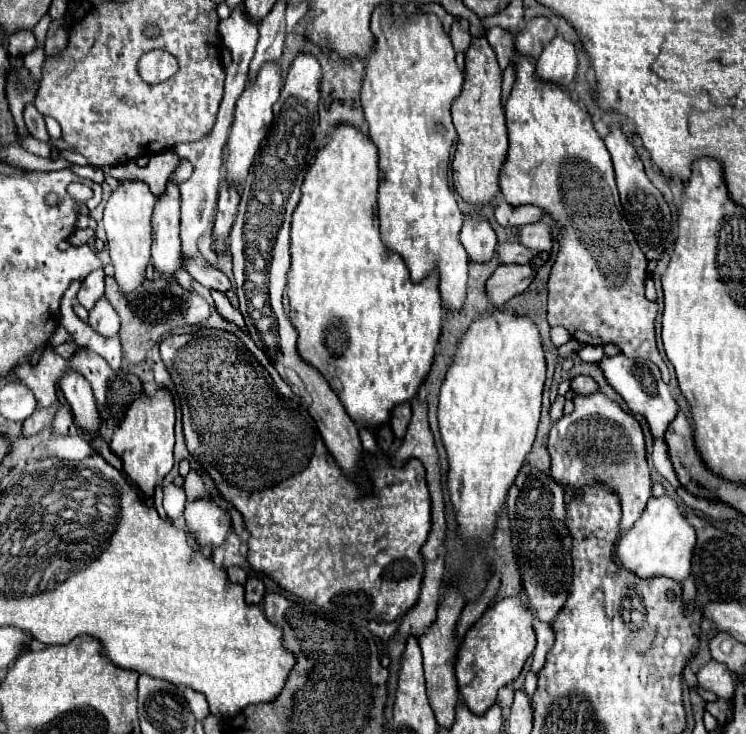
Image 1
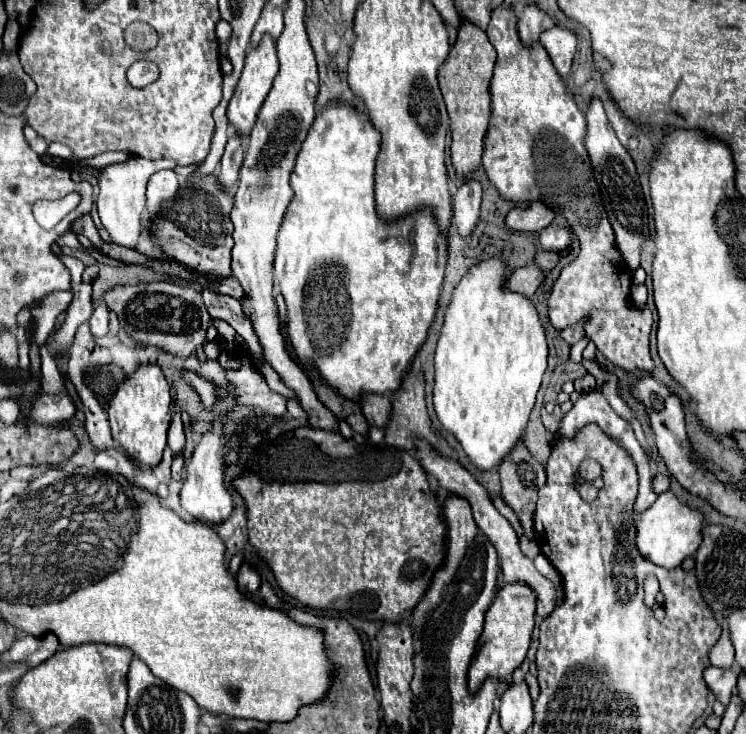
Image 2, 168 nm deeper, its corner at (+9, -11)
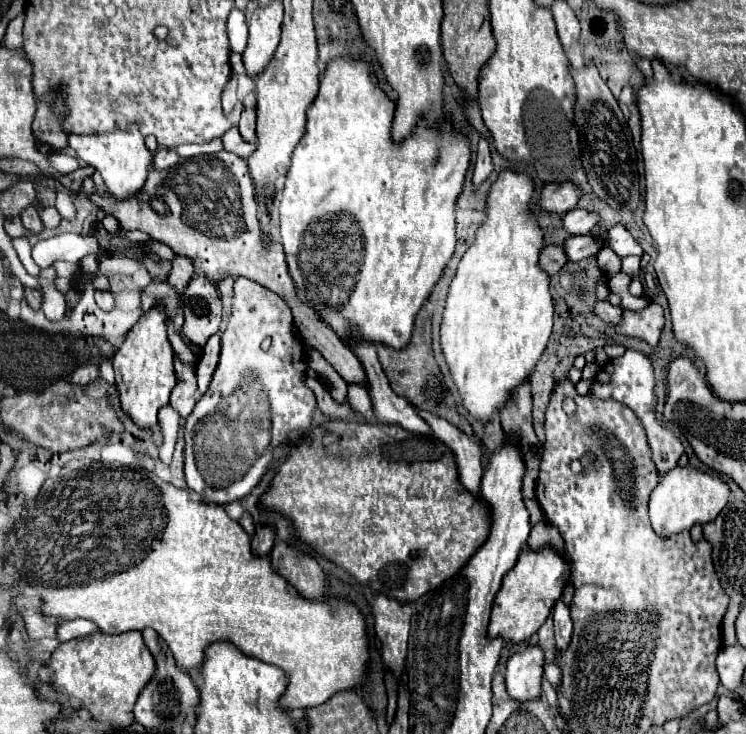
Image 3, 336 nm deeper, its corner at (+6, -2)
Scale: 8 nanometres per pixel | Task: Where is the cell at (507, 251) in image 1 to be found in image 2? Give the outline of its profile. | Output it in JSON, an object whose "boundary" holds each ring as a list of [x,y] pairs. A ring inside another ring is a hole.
{"boundary":[[[540,250],[536,254],[536,264],[540,264],[540,268],[546,268],[546,272],[550,272],[558,262],[560,262],[560,252],[544,252],[544,250]]]}

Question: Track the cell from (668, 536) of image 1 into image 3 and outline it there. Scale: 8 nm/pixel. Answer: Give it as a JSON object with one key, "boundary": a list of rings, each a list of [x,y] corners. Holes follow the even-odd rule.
{"boundary":[[[691,467],[669,469],[659,481],[659,485],[651,491],[649,517],[653,531],[663,539],[669,539],[679,531],[691,531],[691,527],[695,525],[705,525],[713,521],[719,515],[719,511],[727,505],[727,501],[729,501],[729,487],[719,477],[713,477],[711,473]]]}

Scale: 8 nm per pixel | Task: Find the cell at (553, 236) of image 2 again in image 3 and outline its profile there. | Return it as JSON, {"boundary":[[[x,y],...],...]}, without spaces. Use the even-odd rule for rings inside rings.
{"boundary":[[[571,209],[561,219],[563,219],[563,229],[569,235],[583,235],[583,233],[591,233],[597,227],[599,217],[583,209]]]}

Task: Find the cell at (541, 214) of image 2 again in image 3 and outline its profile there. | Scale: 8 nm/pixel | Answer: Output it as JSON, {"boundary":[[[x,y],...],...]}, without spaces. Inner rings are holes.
{"boundary":[[[549,183],[541,189],[539,207],[547,213],[563,215],[577,205],[579,195],[581,191],[575,183]]]}

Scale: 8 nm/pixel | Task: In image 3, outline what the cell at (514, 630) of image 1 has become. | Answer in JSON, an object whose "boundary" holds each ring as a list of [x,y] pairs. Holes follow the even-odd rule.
{"boundary":[[[543,547],[541,551],[521,551],[515,567],[505,575],[503,587],[495,597],[489,623],[489,639],[501,637],[503,641],[517,645],[537,633],[549,617],[555,601],[561,597],[569,573],[569,565],[551,547]]]}

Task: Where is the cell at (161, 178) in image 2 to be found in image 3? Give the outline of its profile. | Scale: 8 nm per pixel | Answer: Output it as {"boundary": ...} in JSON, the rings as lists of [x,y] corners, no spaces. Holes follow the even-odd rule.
{"boundary":[[[159,149],[153,159],[153,169],[165,171],[165,169],[175,167],[175,163],[179,163],[179,155],[173,149]]]}

